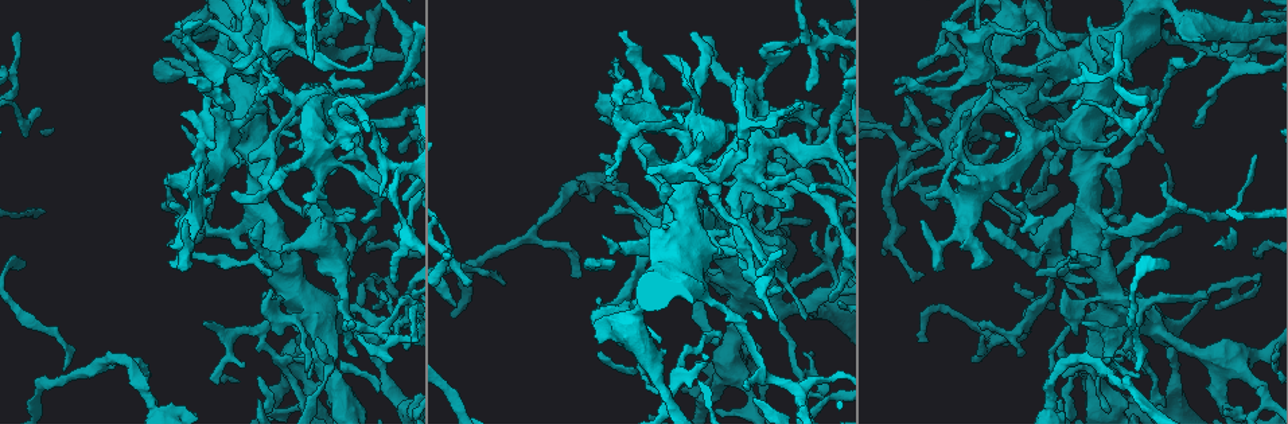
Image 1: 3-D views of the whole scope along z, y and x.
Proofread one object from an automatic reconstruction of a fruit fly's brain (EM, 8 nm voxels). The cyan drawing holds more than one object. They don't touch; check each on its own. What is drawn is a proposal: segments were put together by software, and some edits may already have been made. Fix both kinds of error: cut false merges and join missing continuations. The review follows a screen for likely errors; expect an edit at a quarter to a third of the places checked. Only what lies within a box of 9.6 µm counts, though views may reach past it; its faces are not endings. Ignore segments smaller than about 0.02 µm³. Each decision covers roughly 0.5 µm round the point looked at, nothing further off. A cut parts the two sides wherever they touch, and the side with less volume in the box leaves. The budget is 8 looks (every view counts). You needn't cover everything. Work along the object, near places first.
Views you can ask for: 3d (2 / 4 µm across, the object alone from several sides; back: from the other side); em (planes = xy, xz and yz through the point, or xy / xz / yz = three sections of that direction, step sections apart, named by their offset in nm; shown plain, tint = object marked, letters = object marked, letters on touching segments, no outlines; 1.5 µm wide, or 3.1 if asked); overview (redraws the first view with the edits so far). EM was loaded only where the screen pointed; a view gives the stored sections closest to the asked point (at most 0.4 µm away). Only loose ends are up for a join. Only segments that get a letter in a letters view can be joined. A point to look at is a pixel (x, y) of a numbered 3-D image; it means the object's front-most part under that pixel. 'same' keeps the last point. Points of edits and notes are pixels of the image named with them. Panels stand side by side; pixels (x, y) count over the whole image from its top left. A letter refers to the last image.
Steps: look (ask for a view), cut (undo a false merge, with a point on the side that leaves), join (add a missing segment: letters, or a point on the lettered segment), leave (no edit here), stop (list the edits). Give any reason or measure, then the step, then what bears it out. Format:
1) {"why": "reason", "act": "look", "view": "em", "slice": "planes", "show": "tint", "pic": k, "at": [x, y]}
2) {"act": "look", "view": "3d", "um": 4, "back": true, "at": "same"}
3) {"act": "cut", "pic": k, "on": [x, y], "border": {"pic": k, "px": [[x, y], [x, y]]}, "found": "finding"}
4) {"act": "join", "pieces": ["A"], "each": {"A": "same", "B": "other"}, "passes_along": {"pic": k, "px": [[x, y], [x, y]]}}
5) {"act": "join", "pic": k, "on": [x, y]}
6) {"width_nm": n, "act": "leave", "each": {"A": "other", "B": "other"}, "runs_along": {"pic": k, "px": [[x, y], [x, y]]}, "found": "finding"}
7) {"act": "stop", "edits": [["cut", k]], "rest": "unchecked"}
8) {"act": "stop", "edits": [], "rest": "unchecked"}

{"why": "branch stops here", "act": "look", "view": "3d", "um": 2, "pic": 1, "at": [352, 322]}

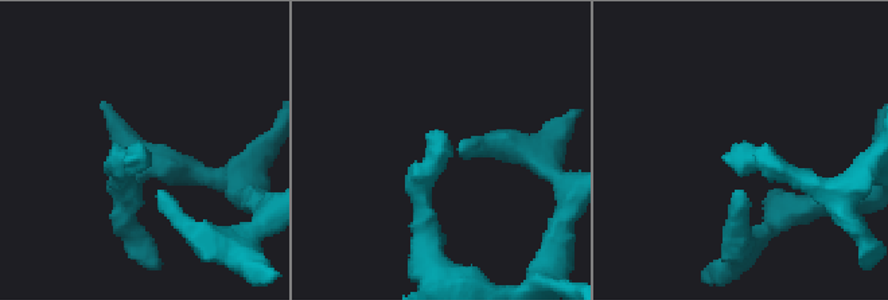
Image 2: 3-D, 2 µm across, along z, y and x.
{"why": "need the tissue", "act": "look", "view": "em", "slice": "planes", "show": "letters", "pic": 2, "at": [447, 134]}

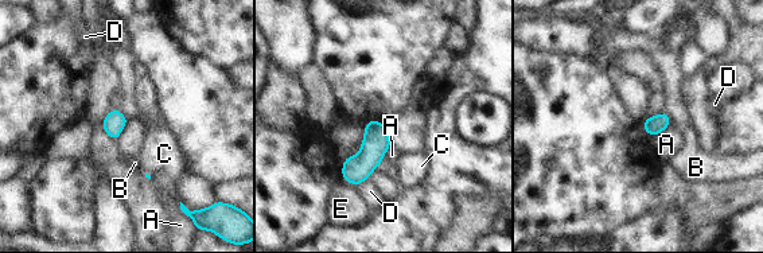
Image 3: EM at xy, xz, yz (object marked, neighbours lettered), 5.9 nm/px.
{"act": "leave", "each": {"A": "other", "B": "other", "C": "other", "D": "other", "E": "other"}, "found": "none of them fits"}

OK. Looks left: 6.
{"why": "sudden change in width", "act": "look", "view": "3d", "um": 4, "pic": 1, "at": [582, 189]}

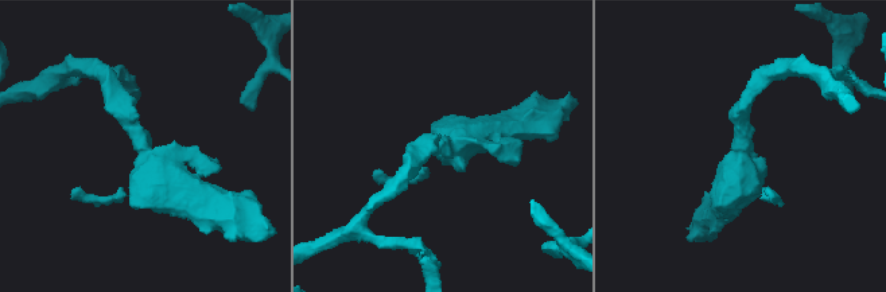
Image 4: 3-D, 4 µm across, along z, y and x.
{"act": "look", "view": "em", "slice": "planes", "show": "tint", "pic": 4, "at": [445, 147]}

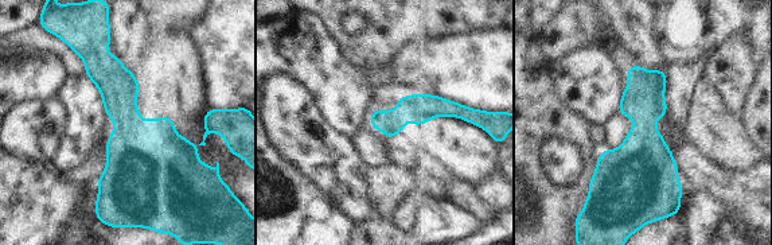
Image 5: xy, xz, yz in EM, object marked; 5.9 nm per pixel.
{"act": "look", "view": "em", "slice": "planes", "show": "letters", "at": "same"}

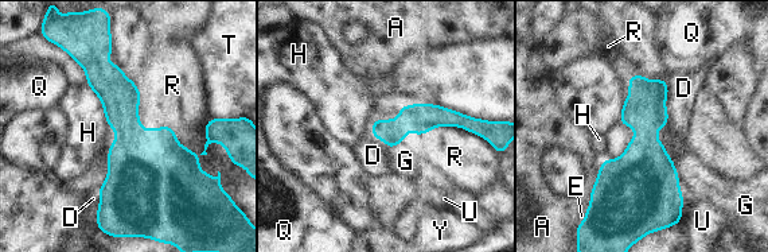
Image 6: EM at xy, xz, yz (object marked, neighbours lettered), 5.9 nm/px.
{"longest_contact_nm": ["R", 750], "act": "leave", "each": {"A": "other", "D": "other", "E": "other", "G": "other", "H": "other", "Q": "other", "R": "other", "T": "other", "U": "other", "Y": "other"}, "runs_along": {"pic": 6, "px": [[467, 123], [409, 119], [374, 132]]}, "found": "one neuron here"}

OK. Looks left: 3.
{"why": "free end", "act": "look", "view": "3d", "um": 2, "pic": 1, "at": [580, 278]}

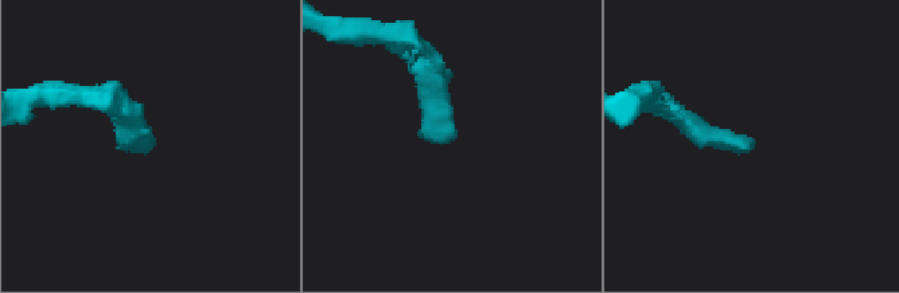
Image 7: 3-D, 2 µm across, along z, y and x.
{"why": "now the EM", "act": "look", "view": "em", "slice": "yz", "step": 4, "show": "tint", "pic": 7, "at": [753, 145]}

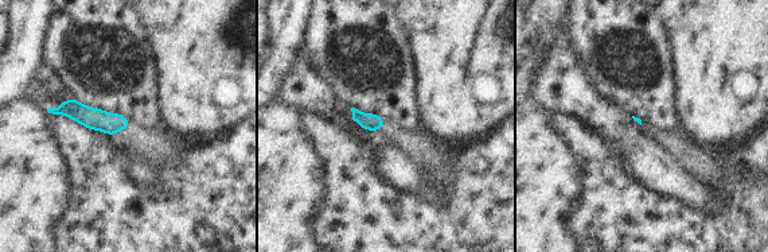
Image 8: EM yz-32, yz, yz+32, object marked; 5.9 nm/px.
{"act": "look", "view": "em", "slice": "yz", "step": 4, "show": "letters", "at": "same"}

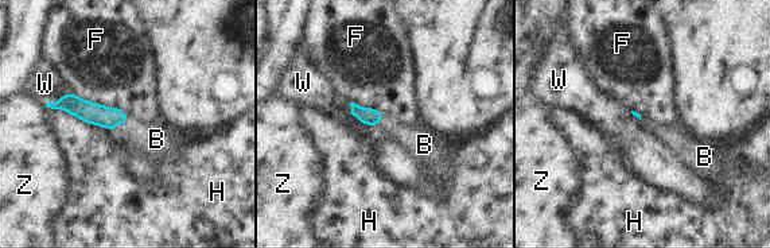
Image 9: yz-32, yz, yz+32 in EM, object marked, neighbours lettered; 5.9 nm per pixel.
{"act": "join", "pieces": ["B"], "each": {"B": "same", "F": "other", "H": "other", "W": "other", "Z": "other"}, "passes_along": {"pic": 9, "px": [[96, 113], [121, 124], [156, 139]]}, "found": "it goes on there"}

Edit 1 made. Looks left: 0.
{"act": "stop", "edits": [["join", 9]], "rest": "unchecked"}

